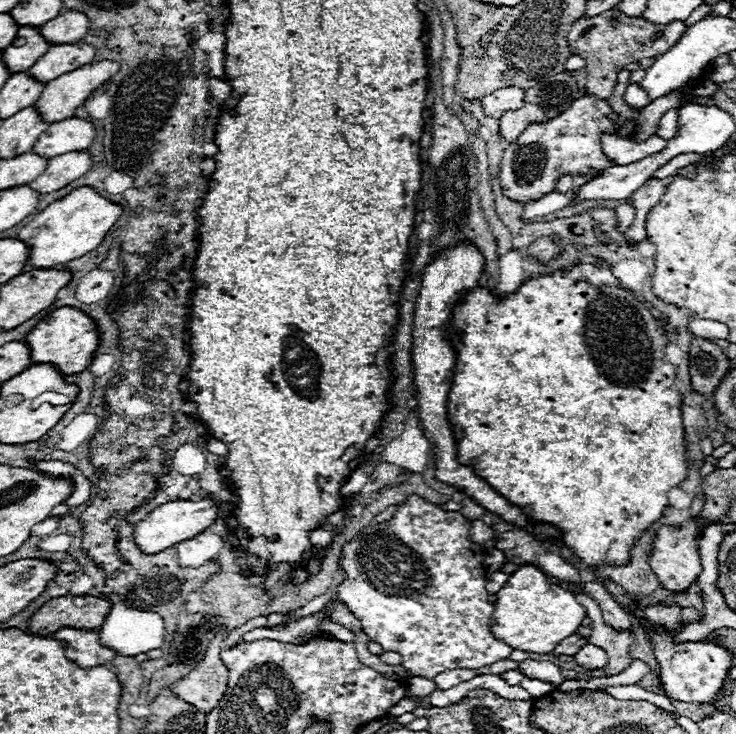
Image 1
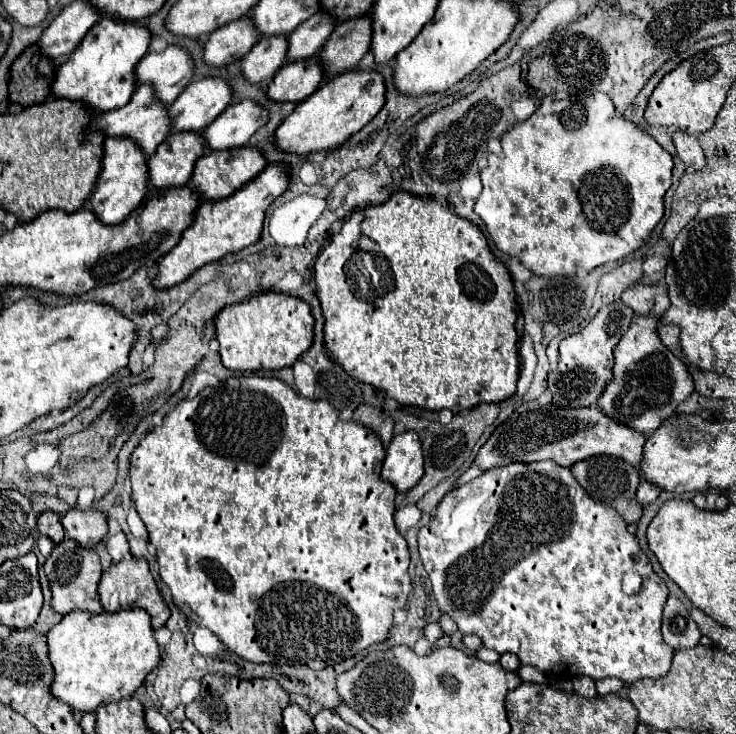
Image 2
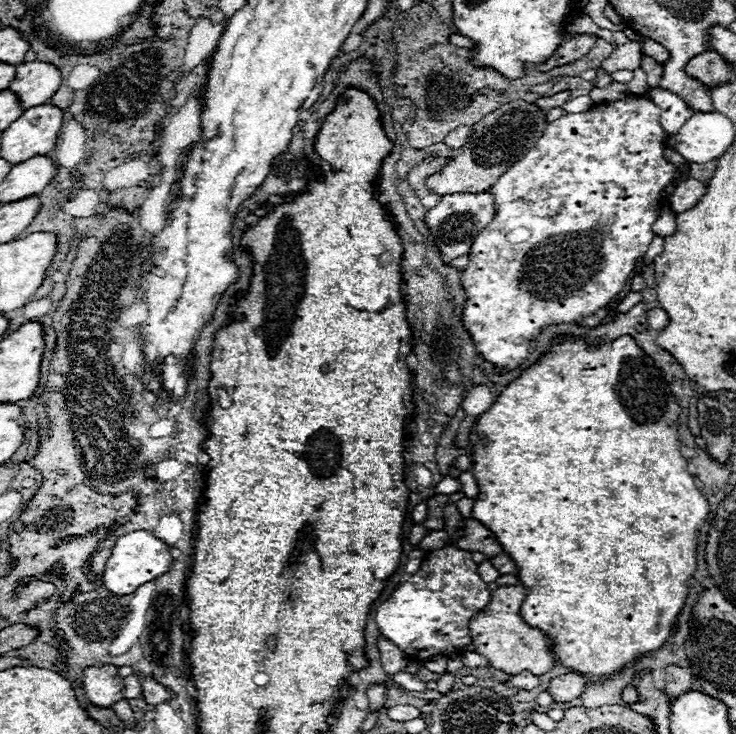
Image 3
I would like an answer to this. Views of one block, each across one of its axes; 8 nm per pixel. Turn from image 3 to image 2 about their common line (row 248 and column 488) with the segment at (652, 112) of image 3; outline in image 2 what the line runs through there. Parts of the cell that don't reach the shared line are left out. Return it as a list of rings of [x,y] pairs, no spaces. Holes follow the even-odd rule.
[[[552,460],[530,462],[530,464],[514,462],[508,466],[490,468],[482,476],[470,480],[468,484],[456,486],[454,490],[450,490],[440,500],[436,516],[426,526],[420,528],[418,550],[420,550],[420,558],[424,562],[424,570],[430,574],[430,582],[432,582],[434,596],[436,596],[440,610],[444,610],[448,616],[452,616],[452,620],[458,624],[458,630],[462,634],[476,634],[482,638],[486,648],[492,648],[498,654],[512,652],[520,658],[522,664],[532,664],[538,670],[548,672],[548,674],[566,674],[568,672],[570,676],[590,676],[594,680],[616,676],[624,684],[632,684],[640,678],[660,678],[660,676],[668,674],[674,650],[662,640],[662,632],[660,632],[662,608],[668,598],[668,586],[652,570],[646,554],[638,546],[638,538],[634,534],[630,534],[626,526],[628,524],[622,520],[622,516],[616,510],[612,510],[610,506],[604,506],[600,502],[594,502],[588,496],[588,492],[572,476],[570,468],[562,468]]]

